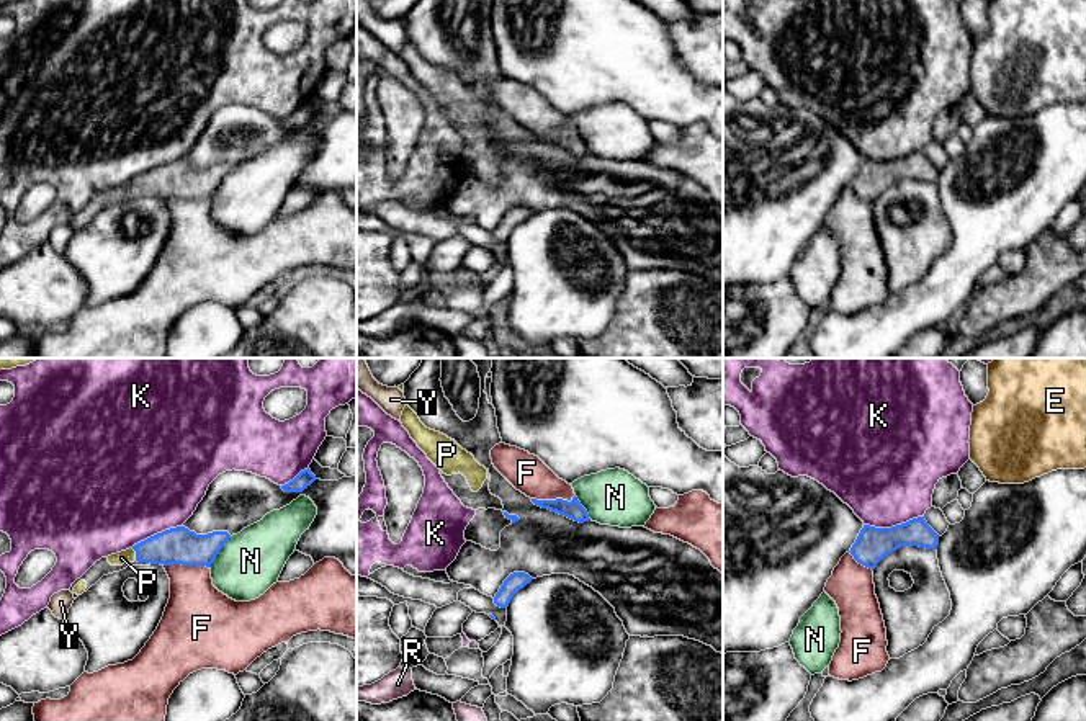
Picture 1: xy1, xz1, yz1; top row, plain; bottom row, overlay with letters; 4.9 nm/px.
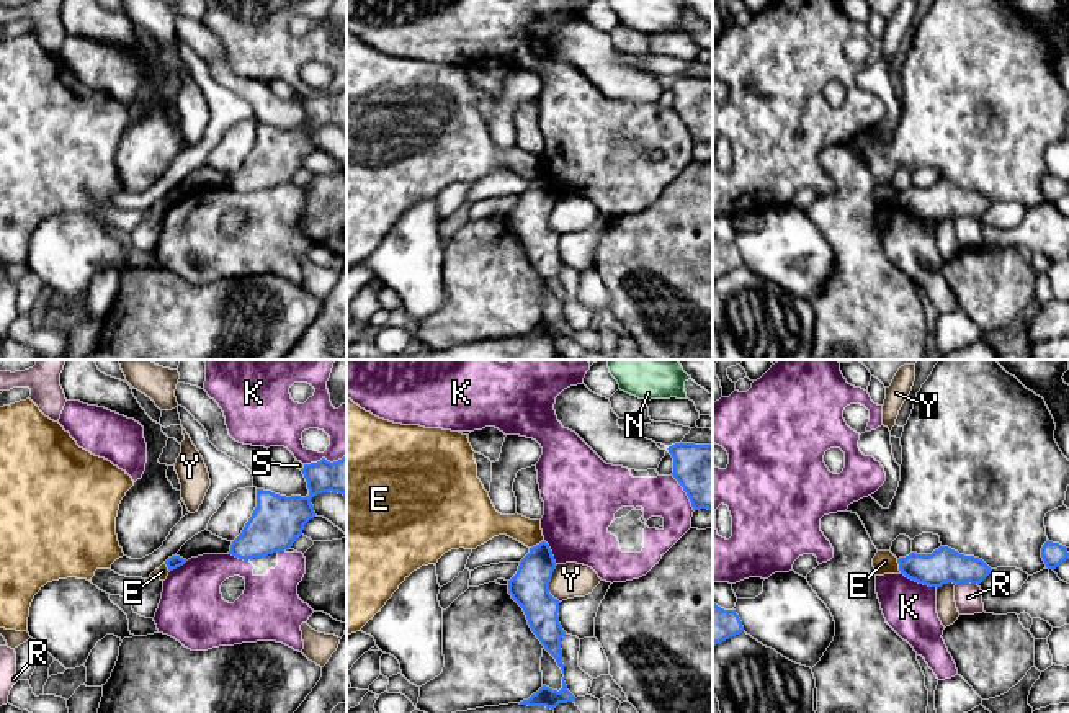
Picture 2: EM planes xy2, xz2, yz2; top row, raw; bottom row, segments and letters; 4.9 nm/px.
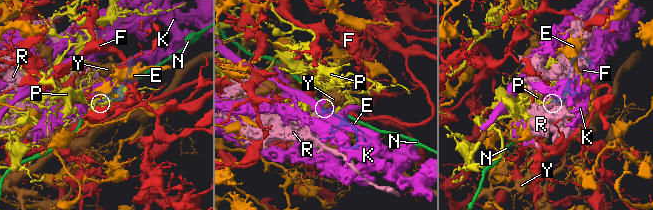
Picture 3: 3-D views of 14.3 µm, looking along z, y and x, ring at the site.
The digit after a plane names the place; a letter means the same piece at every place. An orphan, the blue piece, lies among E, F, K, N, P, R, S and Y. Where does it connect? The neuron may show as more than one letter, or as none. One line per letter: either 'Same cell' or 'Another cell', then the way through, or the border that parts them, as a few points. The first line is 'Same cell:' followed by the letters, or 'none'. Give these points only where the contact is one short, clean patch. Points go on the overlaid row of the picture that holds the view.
Same cell: P
E: Another cell. Boundary: xz2 (543, 540), (530, 548)
F: Another cell. Boundary: xy1 (164, 564), (205, 564), (208, 568)
K: Another cell
N: Another cell
P: Same cell. Path across: xy1 (179, 545), (136, 555), (121, 558)
R: Another cell. Boundary: yz2 (957, 582), (975, 582), (978, 586)
S: Another cell. Boundary: xy2 (304, 465), (301, 470)
Y: Another cell

